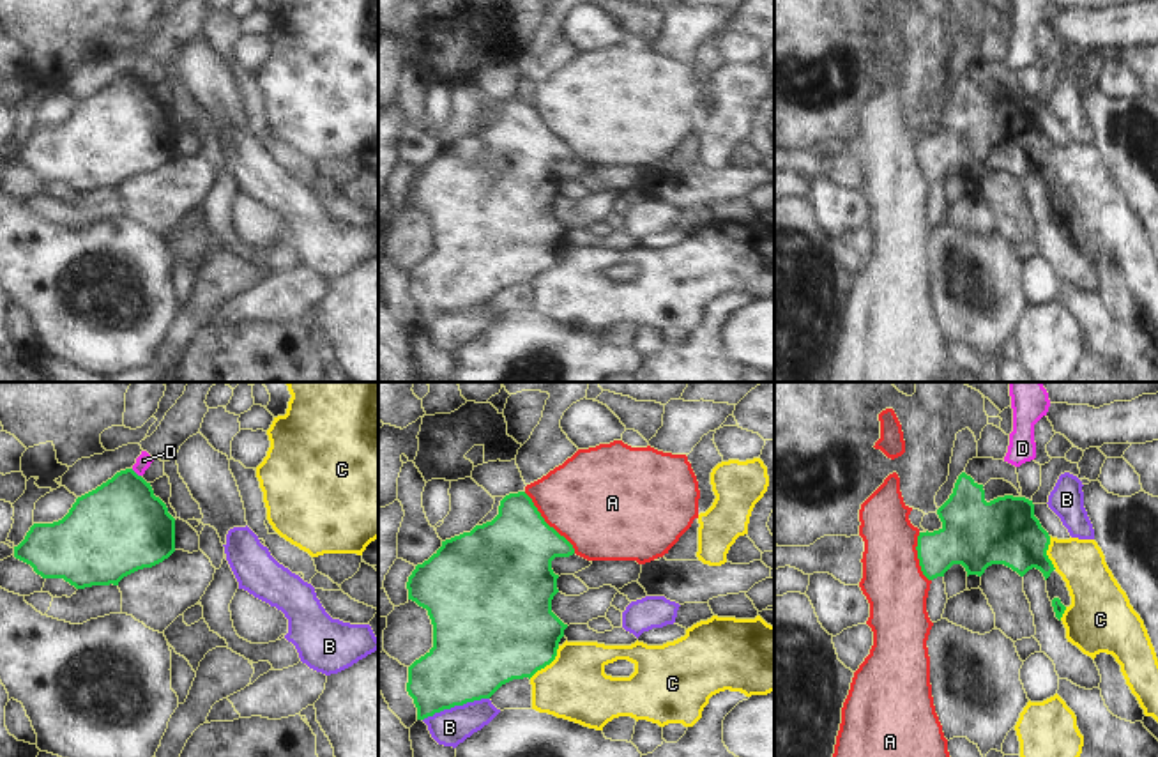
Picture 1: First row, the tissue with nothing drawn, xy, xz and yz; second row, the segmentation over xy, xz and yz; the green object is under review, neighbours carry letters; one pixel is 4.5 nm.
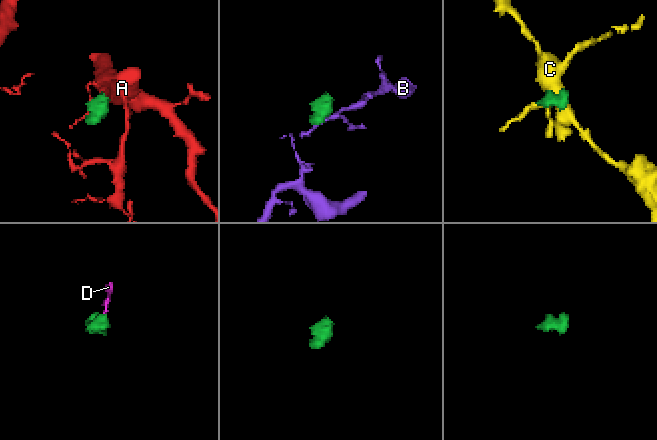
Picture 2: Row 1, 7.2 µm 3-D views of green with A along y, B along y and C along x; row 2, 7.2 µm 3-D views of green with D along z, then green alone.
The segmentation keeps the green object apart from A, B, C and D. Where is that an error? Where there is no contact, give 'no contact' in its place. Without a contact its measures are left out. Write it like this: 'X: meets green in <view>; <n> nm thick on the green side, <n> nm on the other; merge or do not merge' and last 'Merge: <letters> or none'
A: meets green in xz; 400 nm thick on the green side, 440 nm on the other; do not merge
B: meets green in xz; 380 nm thick on the green side, 170 nm on the other; do not merge
C: meets green in xz; 460 nm thick on the green side, 300 nm on the other; do not merge
D: meets green in xy; 420 nm thick on the green side, 70 nm on the other; do not merge
Merge: none

